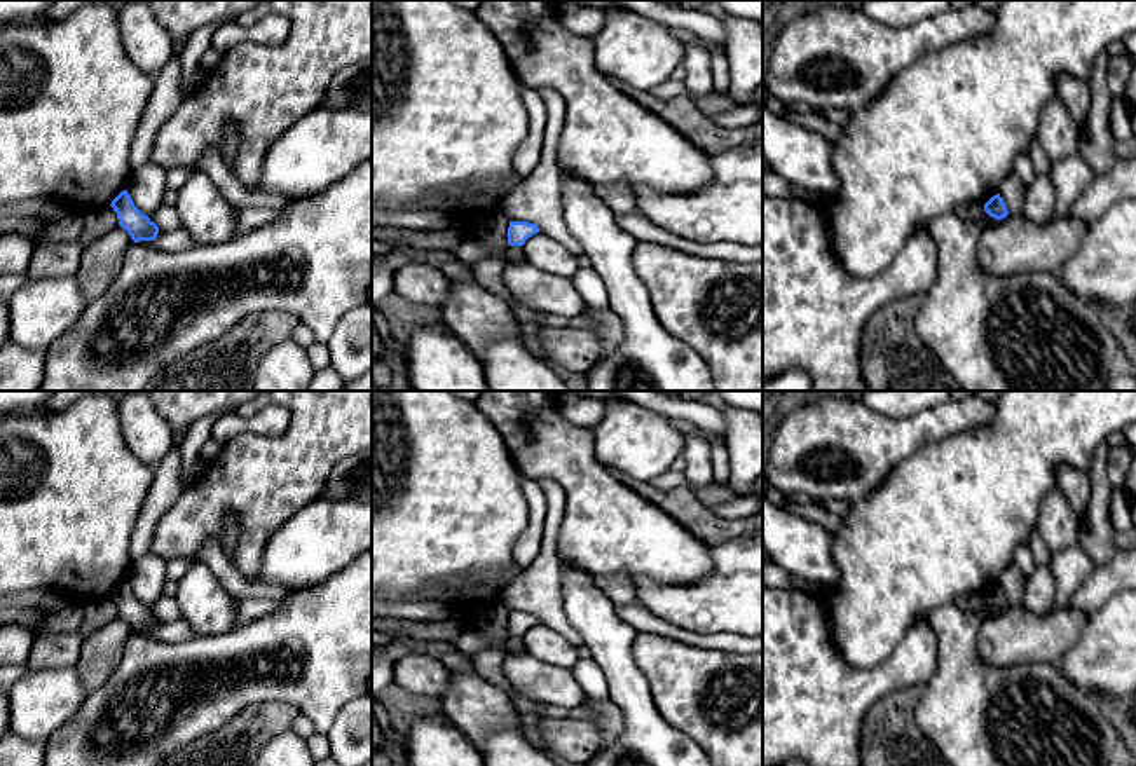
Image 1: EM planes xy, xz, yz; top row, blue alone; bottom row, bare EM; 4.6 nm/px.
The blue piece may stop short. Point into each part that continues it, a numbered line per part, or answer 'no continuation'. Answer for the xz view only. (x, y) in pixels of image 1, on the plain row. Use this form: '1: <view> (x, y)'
no continuation

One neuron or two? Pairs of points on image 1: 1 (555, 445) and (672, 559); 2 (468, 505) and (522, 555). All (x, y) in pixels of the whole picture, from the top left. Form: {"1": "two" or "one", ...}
{"1": "one", "2": "two"}

